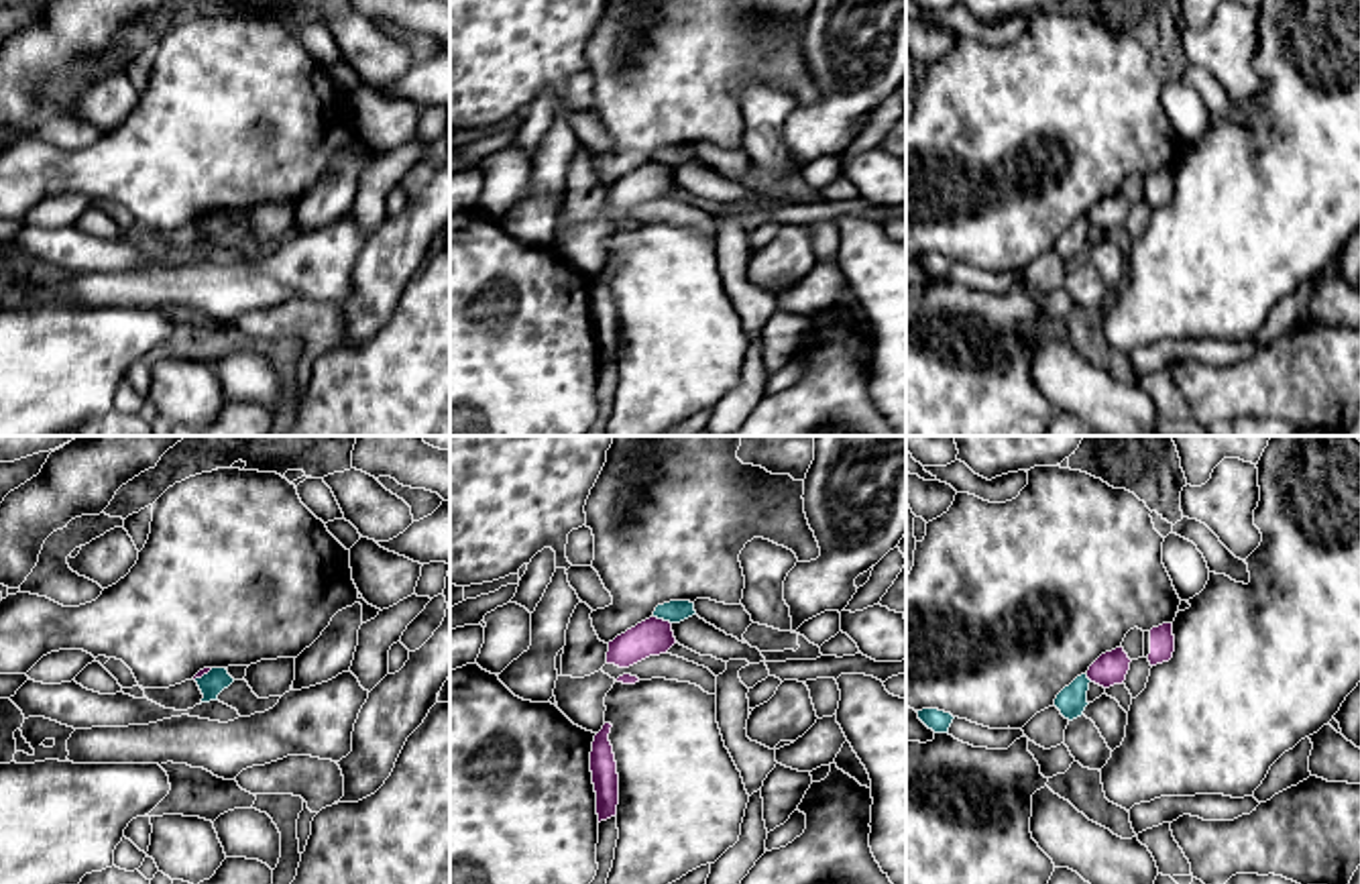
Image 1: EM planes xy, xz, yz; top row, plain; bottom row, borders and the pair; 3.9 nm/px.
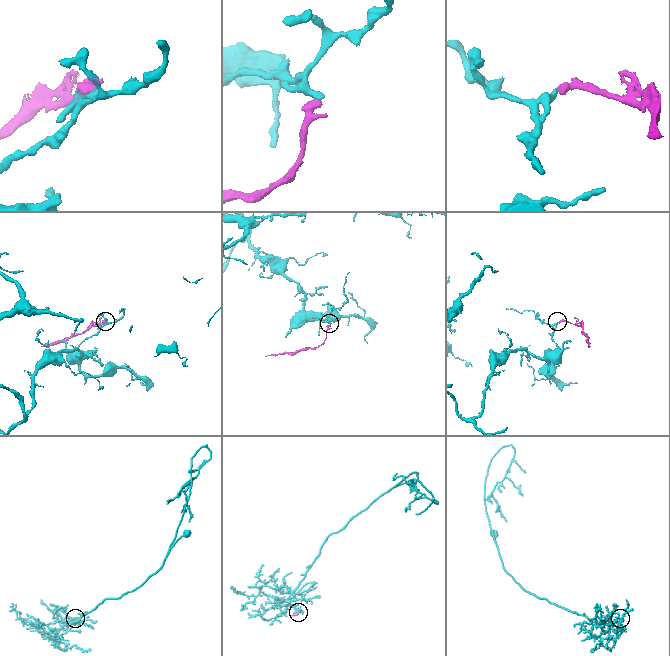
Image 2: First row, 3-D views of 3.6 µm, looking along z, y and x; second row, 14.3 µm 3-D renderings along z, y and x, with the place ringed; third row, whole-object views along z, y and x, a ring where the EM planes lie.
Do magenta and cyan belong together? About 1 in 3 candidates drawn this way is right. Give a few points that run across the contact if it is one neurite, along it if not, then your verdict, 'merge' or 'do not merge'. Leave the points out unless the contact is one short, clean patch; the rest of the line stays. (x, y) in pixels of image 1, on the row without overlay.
line xz (654, 159), (670, 168); do not merge

